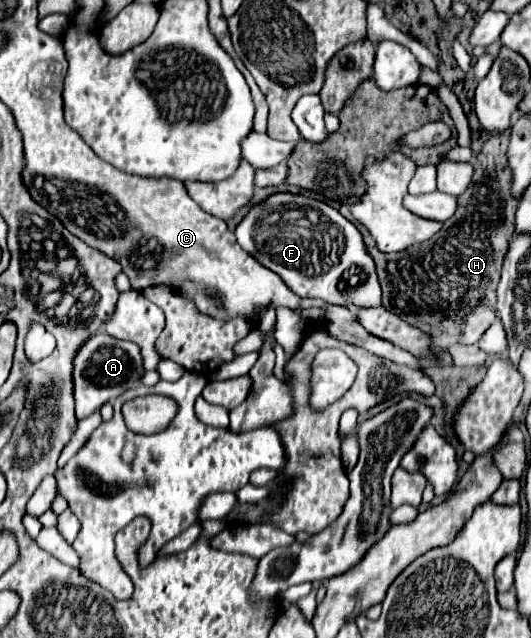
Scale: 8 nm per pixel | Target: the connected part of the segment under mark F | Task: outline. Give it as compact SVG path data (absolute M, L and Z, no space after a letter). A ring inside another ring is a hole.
M273 193L271 197L249 209L249 213L235 227L235 237L237 243L249 255L253 255L259 263L263 263L263 267L277 273L285 281L285 285L299 297L319 297L335 305L357 305L357 307L379 305L381 289L377 283L373 259L365 251L361 233L337 209L329 207L323 201L317 199L313 201L305 195L295 195L295 193Z

